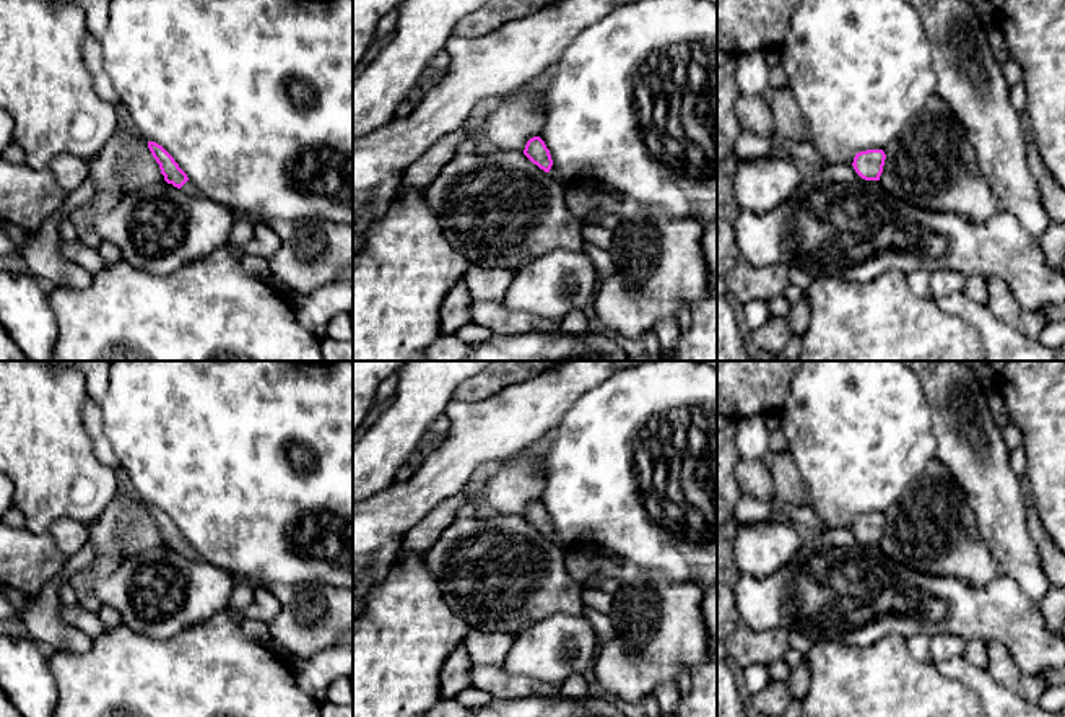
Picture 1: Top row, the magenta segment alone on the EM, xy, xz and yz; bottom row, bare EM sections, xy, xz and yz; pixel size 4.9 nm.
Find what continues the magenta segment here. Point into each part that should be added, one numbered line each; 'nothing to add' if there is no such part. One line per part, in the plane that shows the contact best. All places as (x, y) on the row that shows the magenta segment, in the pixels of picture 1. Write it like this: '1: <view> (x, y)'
1: xy (189, 187)

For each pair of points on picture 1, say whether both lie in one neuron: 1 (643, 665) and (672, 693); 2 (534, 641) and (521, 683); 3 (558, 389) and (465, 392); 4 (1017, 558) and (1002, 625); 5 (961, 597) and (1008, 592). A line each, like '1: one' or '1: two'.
1: two
2: two
3: two
4: two
5: one

